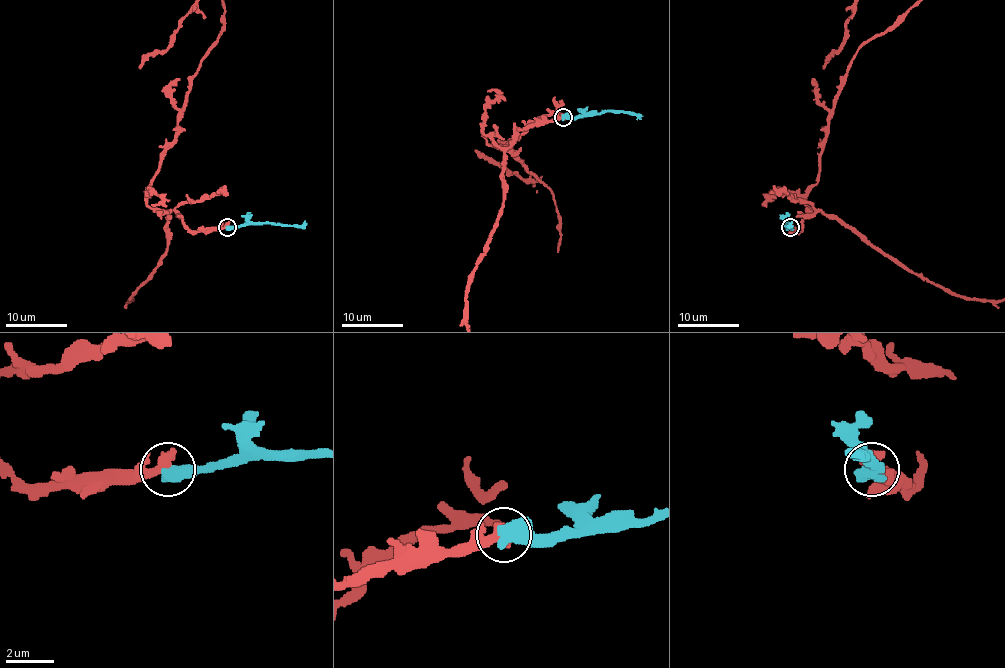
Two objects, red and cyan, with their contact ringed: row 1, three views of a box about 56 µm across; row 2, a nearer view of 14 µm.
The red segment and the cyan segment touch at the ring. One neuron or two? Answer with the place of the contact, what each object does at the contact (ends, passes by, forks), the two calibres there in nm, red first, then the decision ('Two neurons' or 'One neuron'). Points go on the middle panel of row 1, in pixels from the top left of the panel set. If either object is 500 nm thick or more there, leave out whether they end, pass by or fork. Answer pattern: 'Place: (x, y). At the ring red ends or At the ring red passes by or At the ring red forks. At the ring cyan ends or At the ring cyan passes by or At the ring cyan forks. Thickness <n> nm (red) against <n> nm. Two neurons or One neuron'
Place: (563, 117). Thickness 550 nm (red) against 480 nm. One neuron

